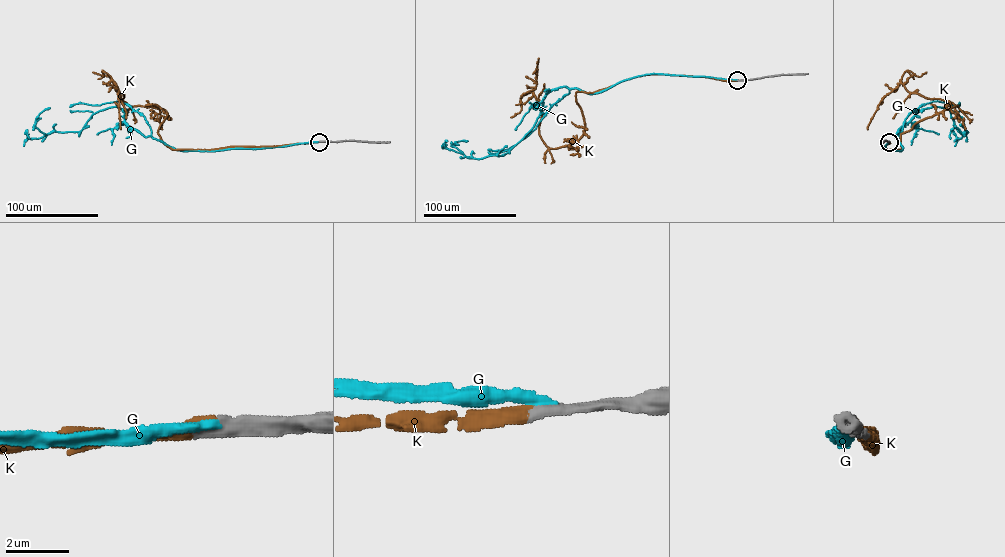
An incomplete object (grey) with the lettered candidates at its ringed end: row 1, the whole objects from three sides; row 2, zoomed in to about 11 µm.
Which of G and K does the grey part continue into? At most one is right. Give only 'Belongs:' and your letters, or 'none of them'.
Belongs: K

